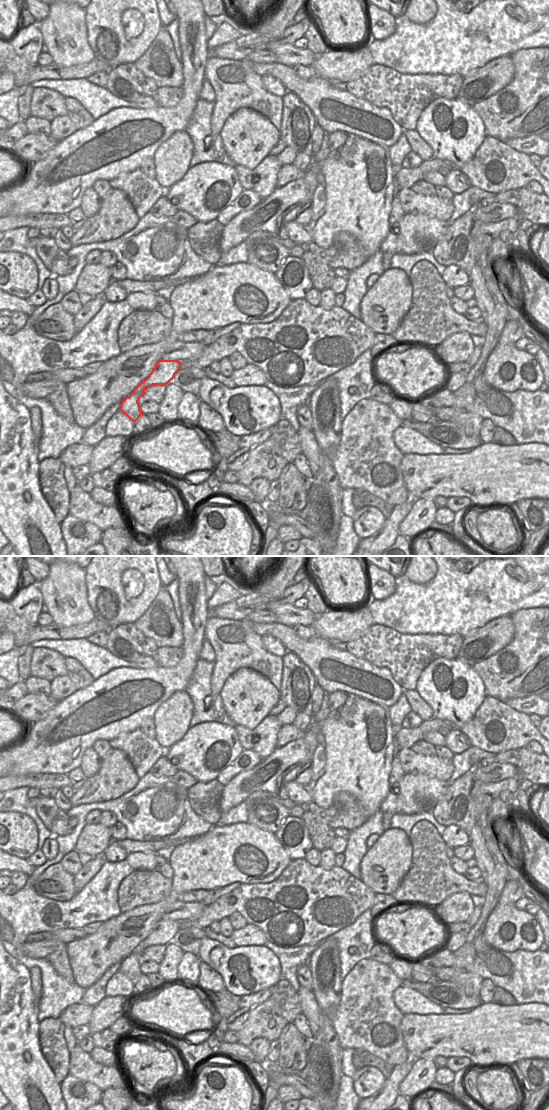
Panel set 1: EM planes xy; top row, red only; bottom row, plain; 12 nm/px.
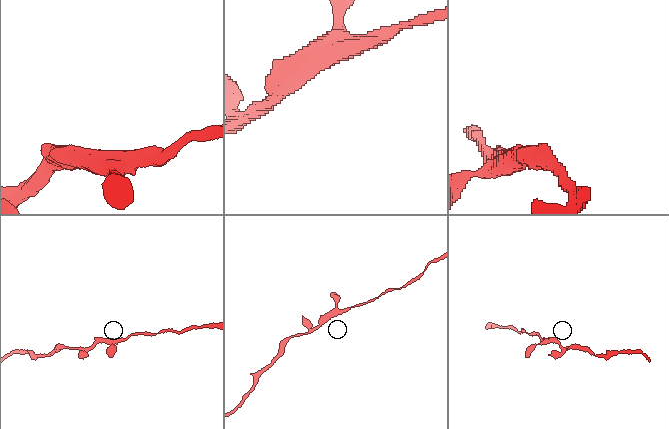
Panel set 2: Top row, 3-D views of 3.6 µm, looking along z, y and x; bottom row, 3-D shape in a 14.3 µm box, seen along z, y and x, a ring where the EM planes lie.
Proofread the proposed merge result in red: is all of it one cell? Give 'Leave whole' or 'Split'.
Leave whole

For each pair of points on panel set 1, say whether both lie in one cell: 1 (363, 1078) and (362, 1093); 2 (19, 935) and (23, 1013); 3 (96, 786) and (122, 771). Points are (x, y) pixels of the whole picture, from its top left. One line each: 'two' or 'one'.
1: one
2: two
3: one

